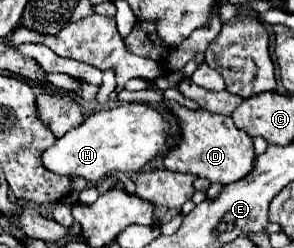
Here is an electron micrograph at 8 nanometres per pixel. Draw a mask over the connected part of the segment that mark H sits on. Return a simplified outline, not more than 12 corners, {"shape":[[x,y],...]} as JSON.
{"shape":[[128,102],[88,116],[42,162],[96,184],[170,148],[170,122]]}

